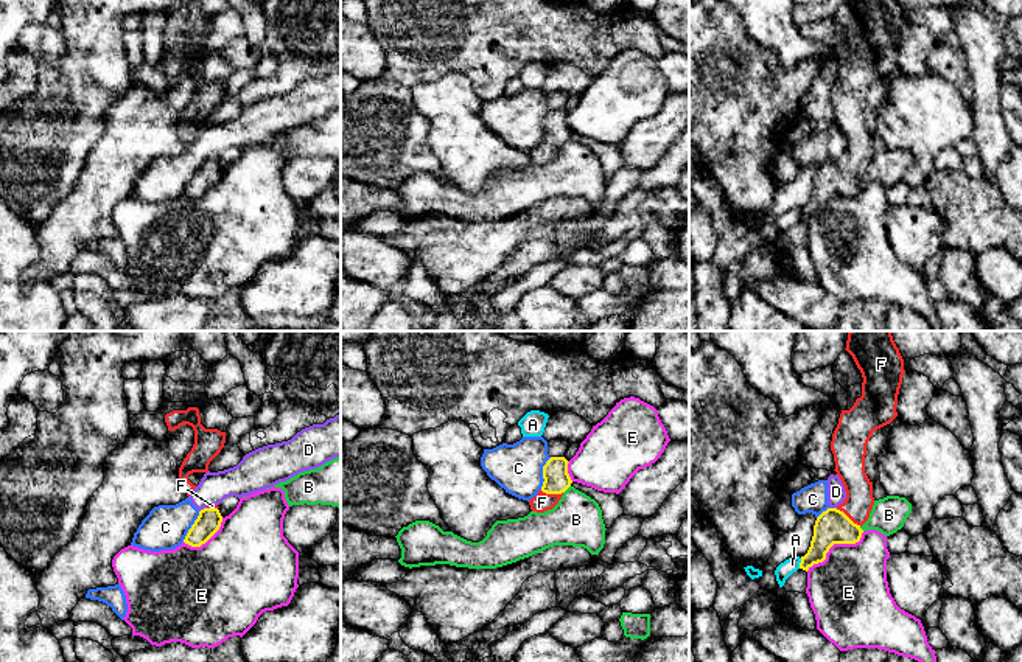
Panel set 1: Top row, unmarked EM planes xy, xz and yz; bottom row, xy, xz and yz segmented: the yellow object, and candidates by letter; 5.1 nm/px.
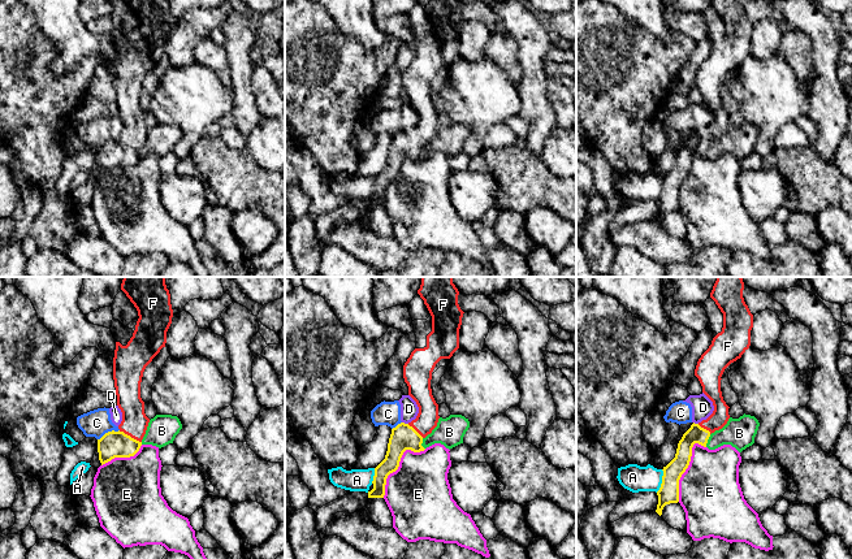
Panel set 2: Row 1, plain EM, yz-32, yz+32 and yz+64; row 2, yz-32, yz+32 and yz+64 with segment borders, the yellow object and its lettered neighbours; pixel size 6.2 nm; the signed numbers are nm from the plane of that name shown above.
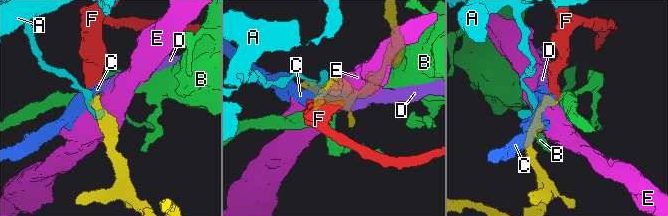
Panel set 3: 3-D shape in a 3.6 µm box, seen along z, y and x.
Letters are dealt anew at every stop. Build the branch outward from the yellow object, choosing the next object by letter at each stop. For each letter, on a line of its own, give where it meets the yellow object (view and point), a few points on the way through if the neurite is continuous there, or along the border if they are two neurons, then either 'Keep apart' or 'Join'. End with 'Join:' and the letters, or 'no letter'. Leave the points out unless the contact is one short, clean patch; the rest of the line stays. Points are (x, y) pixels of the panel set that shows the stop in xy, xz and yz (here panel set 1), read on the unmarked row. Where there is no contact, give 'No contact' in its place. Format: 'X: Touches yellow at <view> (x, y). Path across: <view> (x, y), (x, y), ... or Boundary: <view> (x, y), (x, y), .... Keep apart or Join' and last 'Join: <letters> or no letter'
A: Touches yellow at yz (800, 215). Boundary: yz (801, 210), (798, 219). Keep apart
B: Touches yellow at xz (566, 140). Keep apart
C: Touches yellow at xz (543, 125). Boundary: xz (551, 109), (543, 118), (543, 137), (540, 140). Keep apart
D: Touches yellow at xy (204, 160). Boundary: xy (206, 159), (199, 163). Keep apart
E: Touches yellow at yz (834, 195). Keep apart
F: Touches yellow at yz (846, 168). Path across: yz (832, 177), (837, 177), (846, 168), (857, 157). Join
Join: F

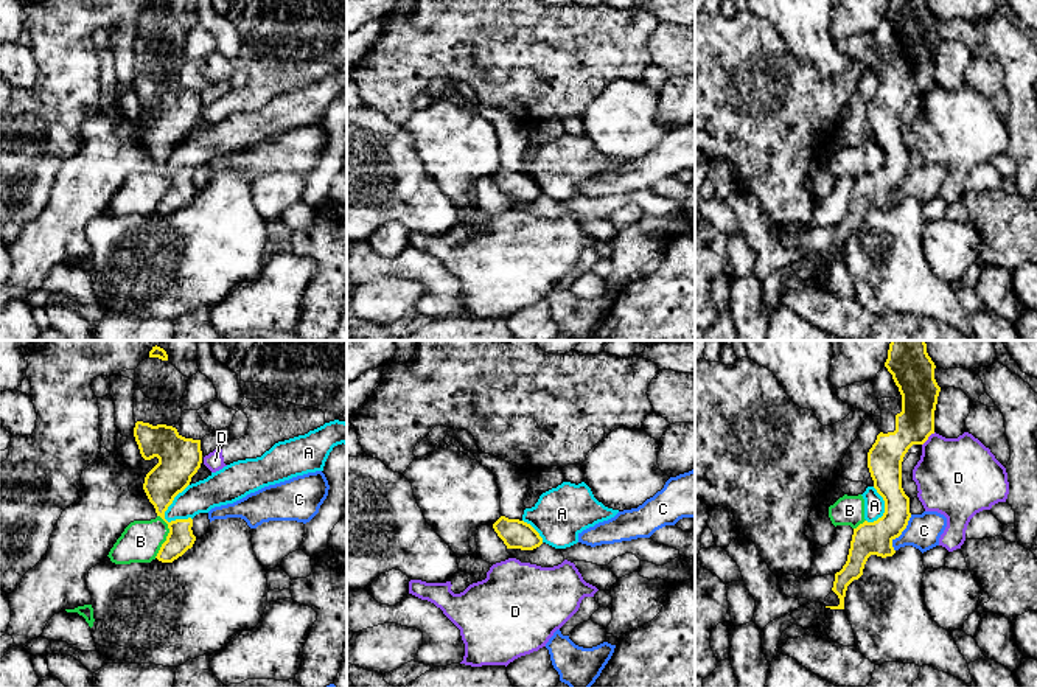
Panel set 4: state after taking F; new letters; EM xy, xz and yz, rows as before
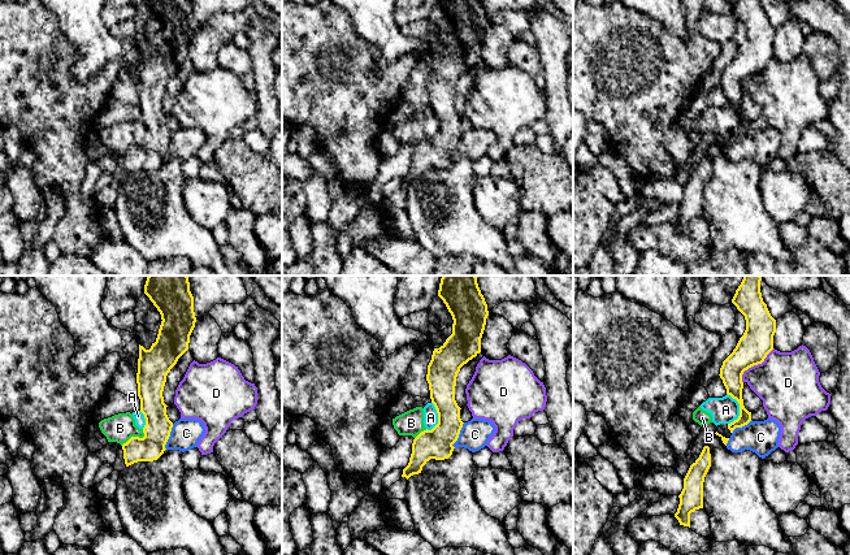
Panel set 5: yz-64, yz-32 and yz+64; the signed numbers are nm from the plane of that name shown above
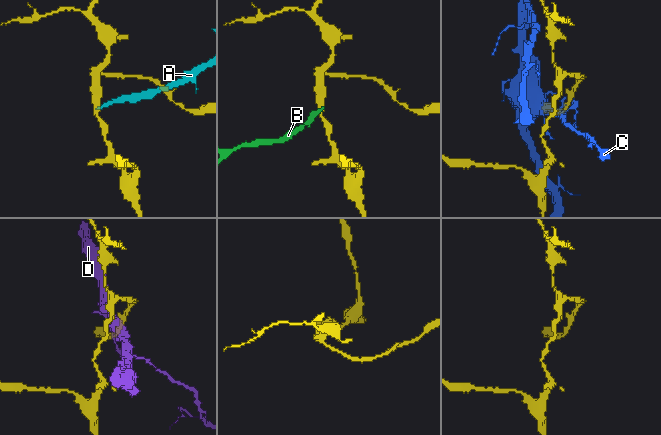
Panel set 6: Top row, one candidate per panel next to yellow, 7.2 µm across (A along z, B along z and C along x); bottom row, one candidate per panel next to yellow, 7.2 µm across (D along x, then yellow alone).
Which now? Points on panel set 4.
A: Touches yellow at xy (171, 154). Boundary: xy (188, 136), (165, 163), (168, 174). Keep apart
B: Touches yellow at xy (167, 188). Boundary: xy (159, 167), (167, 176), (168, 187), (154, 209). Keep apart
C: Touches yellow at yz (900, 185). Boundary: yz (911, 167), (907, 179), (893, 193), (894, 202). Keep apart
D: Touches yellow at yz (927, 90). Keep apart
Join: no letter

